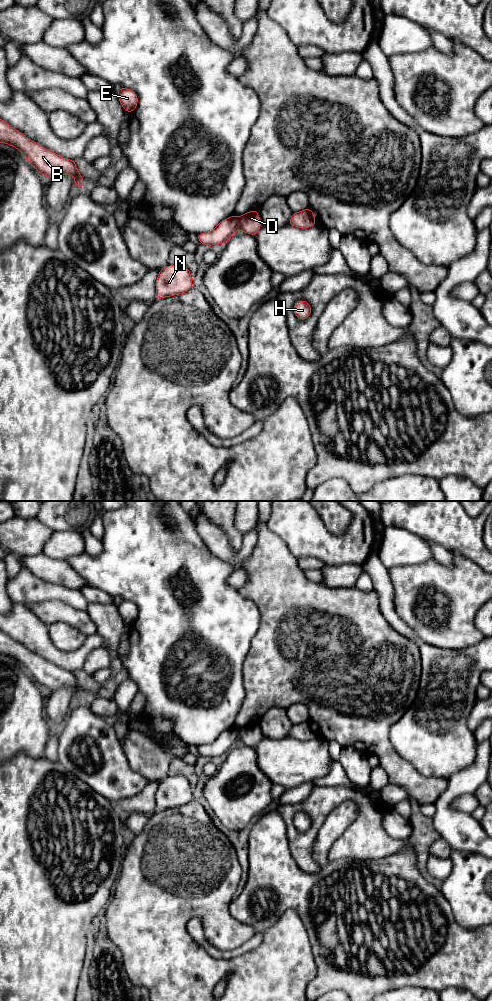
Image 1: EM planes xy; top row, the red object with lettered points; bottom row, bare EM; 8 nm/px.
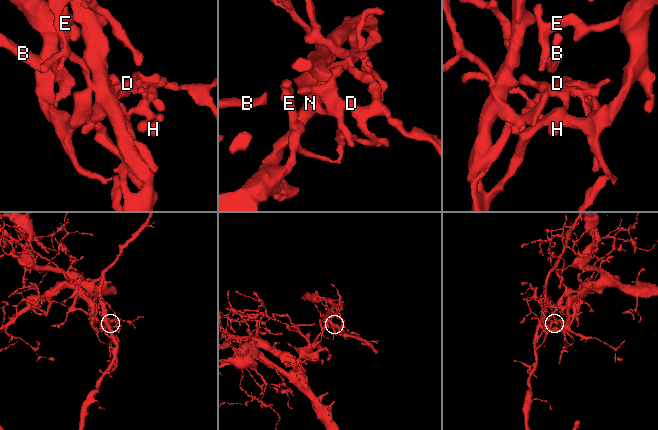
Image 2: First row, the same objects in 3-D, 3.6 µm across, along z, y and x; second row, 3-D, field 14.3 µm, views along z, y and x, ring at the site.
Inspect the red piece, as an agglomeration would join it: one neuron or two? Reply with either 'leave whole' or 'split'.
split

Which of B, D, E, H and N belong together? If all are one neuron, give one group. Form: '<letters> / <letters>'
B E N / D H

